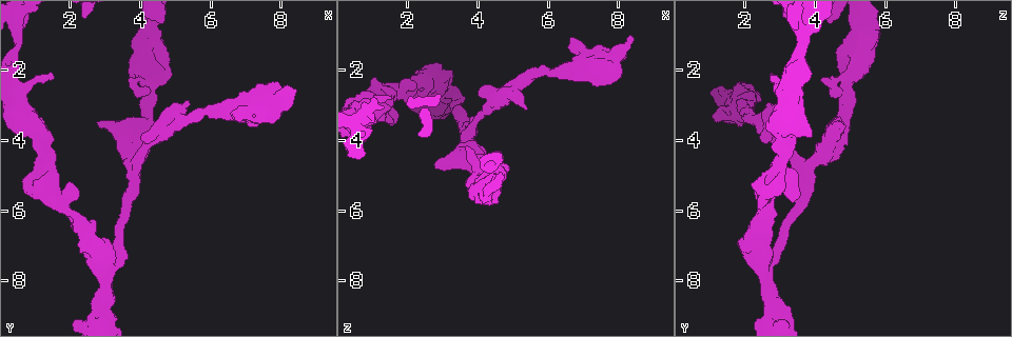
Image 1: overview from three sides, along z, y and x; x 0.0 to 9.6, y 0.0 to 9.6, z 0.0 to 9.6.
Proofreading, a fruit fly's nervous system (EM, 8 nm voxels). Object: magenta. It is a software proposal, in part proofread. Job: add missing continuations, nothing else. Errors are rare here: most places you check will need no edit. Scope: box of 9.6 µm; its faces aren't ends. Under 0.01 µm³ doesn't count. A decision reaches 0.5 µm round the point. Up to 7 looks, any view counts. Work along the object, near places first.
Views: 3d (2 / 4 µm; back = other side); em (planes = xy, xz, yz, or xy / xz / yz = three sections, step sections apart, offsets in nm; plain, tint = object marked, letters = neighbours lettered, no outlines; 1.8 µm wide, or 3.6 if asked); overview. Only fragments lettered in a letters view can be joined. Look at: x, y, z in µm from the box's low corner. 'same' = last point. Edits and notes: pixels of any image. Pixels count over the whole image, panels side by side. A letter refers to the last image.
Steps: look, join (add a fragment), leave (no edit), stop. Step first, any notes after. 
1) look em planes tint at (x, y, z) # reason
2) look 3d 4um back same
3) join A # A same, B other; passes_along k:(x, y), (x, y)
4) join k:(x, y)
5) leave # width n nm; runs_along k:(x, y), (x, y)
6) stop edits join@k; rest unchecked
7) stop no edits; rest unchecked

look 3d 4um at (1.50, 2.15, 2.75)

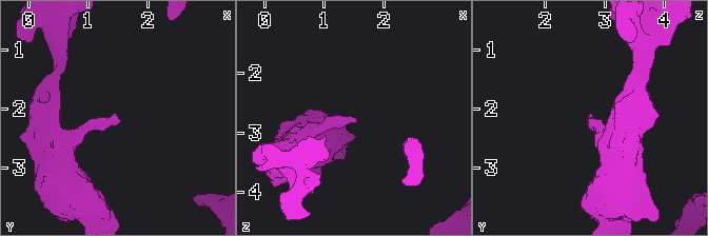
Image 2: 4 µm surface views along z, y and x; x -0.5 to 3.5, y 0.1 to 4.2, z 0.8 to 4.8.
look em planes tint at (1.50, 2.10, 2.75)

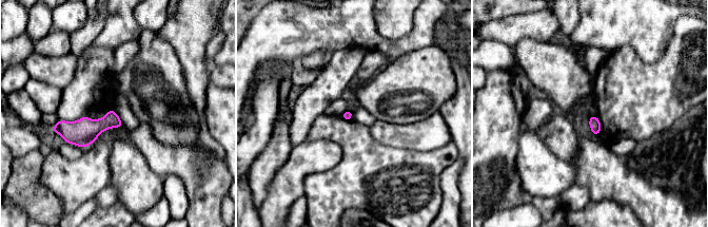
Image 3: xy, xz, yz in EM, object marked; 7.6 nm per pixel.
look em planes letters same # see the neighbours

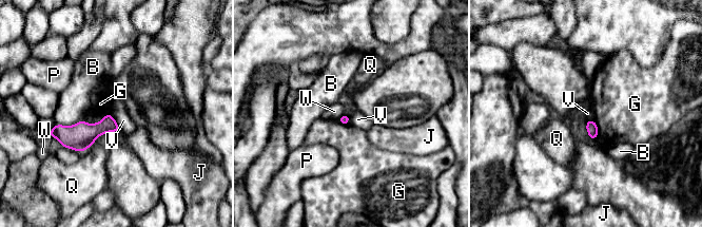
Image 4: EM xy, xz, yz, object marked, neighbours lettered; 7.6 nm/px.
leave # B other, G other, J other, P other, Q other, V other, W other; border 4:(111, 113), (120, 129); none of them fits

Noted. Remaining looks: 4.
look 3d 4um at (4.20, 2.65, 4.85) # four arms meet

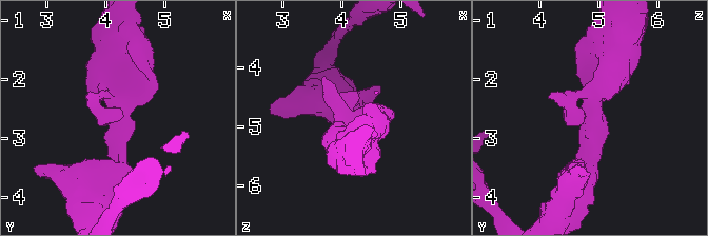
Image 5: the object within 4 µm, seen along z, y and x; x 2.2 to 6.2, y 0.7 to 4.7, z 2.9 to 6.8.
look em xy step 16 letters at (4.20, 2.60, 4.85) # arms 4; now the EM

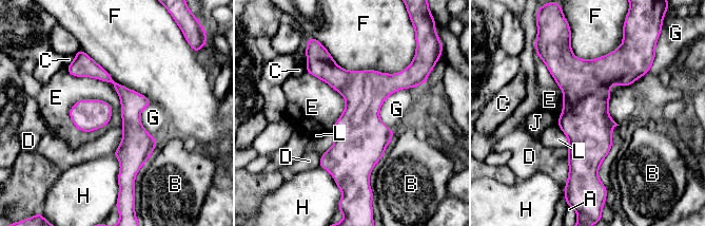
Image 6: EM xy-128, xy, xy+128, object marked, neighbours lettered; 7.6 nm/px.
look em planes letters same # cut it another way

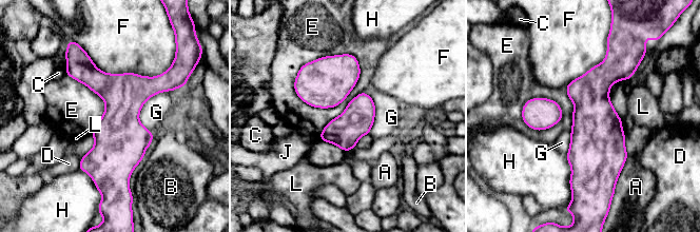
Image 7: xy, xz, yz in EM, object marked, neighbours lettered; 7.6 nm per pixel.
leave # A other, B other, C other, D other, E other, F other, G other, H other, J other, L other; no lettered fragment goes on from it

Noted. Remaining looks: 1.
look em planes letters at (2.35, 6.70, 2.15) # touches itself

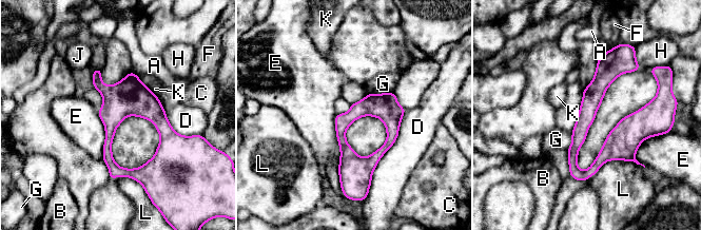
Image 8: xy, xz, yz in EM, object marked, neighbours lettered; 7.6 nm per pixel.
leave # A other, B other, C other, D other, E other, F other, G other, H other, J other, K other, L other; border 8:(335, 114), (339, 164); no lettered fragment goes on from it

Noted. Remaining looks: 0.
stop no edits; rest unchecked

